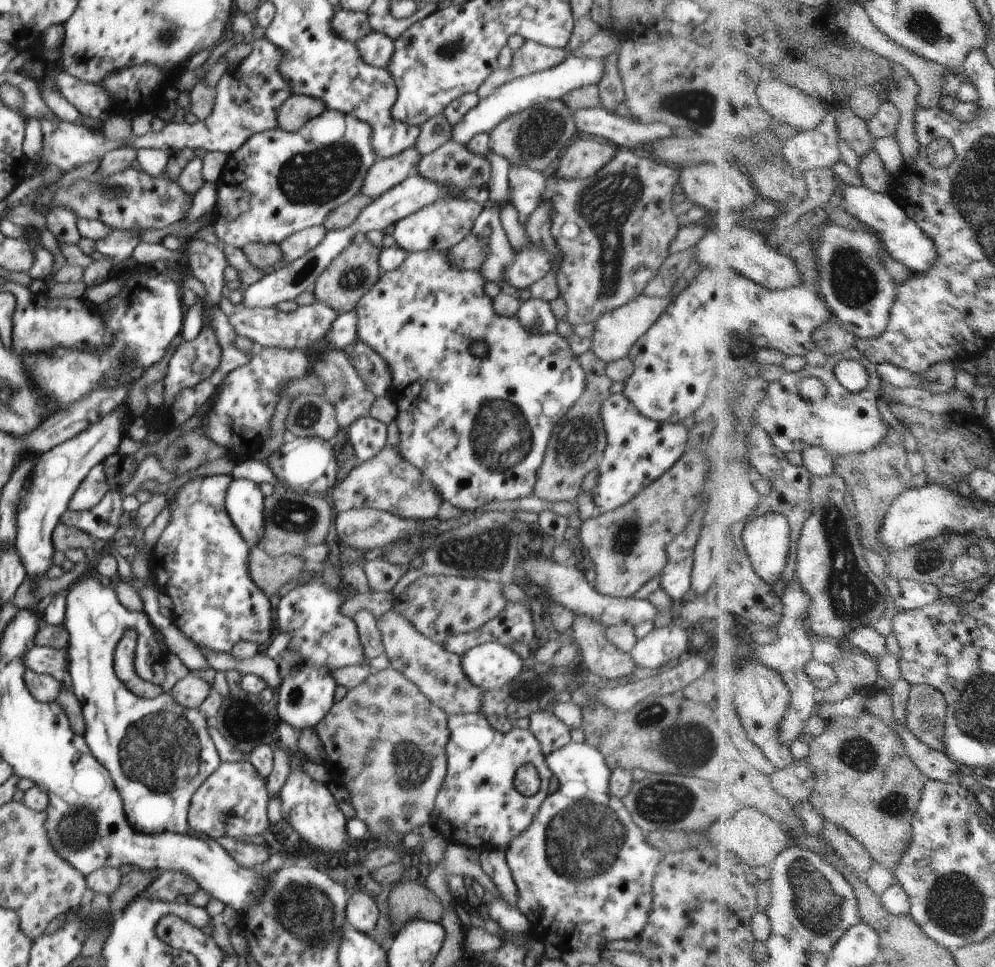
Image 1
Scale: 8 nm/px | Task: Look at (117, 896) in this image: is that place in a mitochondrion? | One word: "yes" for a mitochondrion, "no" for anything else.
no

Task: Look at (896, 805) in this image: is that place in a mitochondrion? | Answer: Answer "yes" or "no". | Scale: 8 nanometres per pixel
yes

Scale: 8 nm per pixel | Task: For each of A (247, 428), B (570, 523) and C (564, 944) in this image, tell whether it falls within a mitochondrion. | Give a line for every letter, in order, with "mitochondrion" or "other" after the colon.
A: other
B: other
C: other

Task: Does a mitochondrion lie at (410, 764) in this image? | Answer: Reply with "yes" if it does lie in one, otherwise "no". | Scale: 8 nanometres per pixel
yes

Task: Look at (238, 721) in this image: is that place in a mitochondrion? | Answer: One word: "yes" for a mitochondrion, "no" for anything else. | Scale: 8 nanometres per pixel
yes

